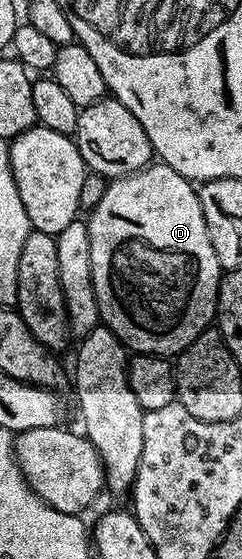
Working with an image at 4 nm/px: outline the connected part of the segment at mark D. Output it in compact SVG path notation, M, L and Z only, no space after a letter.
M149 163L137 173L130 173L125 177L118 177L108 181L106 191L96 201L96 205L87 214L86 224L90 235L90 275L94 279L94 295L98 299L100 320L118 335L118 339L129 350L140 355L179 355L183 353L194 339L198 339L213 324L216 316L216 300L220 294L222 270L218 257L214 253L210 231L207 230L206 217L203 215L202 203L194 188L193 182L187 181L178 171L163 163Z

